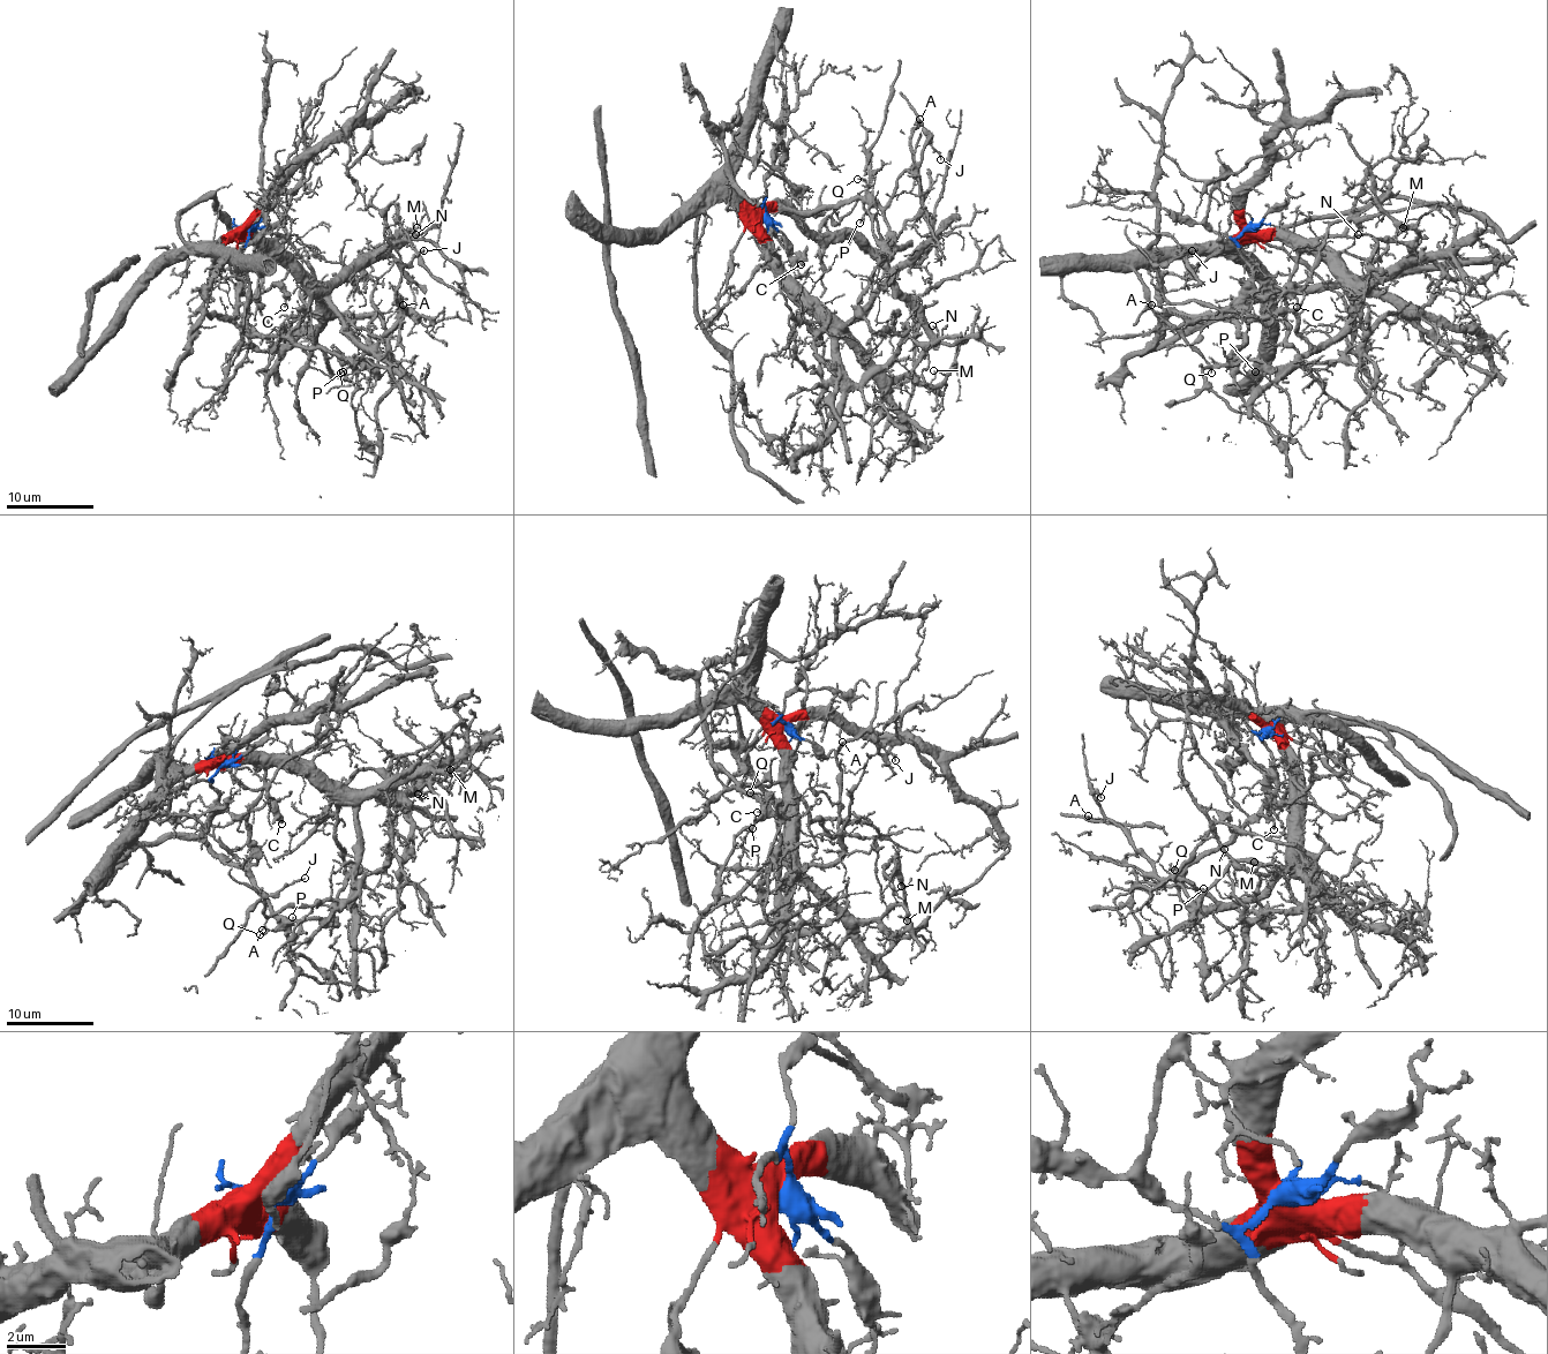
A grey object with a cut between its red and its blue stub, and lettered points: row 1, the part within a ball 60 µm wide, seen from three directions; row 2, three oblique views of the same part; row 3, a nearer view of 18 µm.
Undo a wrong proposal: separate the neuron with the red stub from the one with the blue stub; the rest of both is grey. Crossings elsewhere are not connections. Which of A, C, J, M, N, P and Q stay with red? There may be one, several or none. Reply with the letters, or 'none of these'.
A, J, M, N

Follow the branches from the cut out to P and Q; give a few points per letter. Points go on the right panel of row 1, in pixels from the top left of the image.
P: (1249, 228), (1239, 239), (1249, 294), (1237, 321), (1244, 343), (1232, 353), (1232, 362), (1246, 375), (1254, 371)
Q: (1249, 228), (1239, 239), (1249, 294), (1237, 321), (1244, 336), (1224, 365), (1212, 365), (1210, 373)

